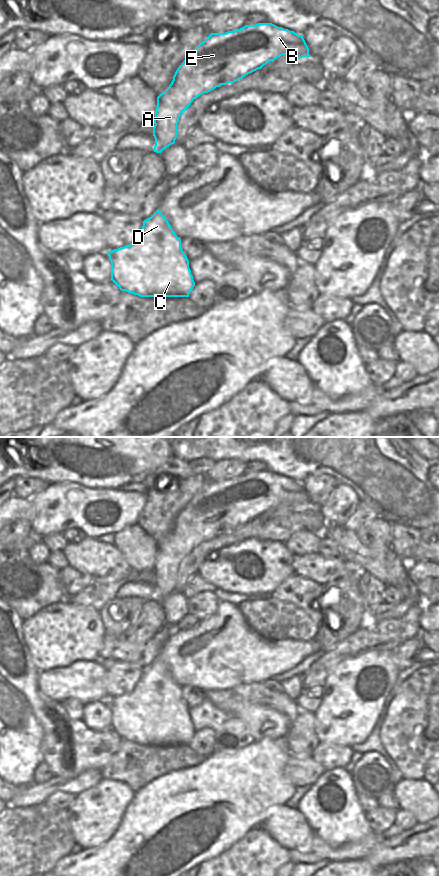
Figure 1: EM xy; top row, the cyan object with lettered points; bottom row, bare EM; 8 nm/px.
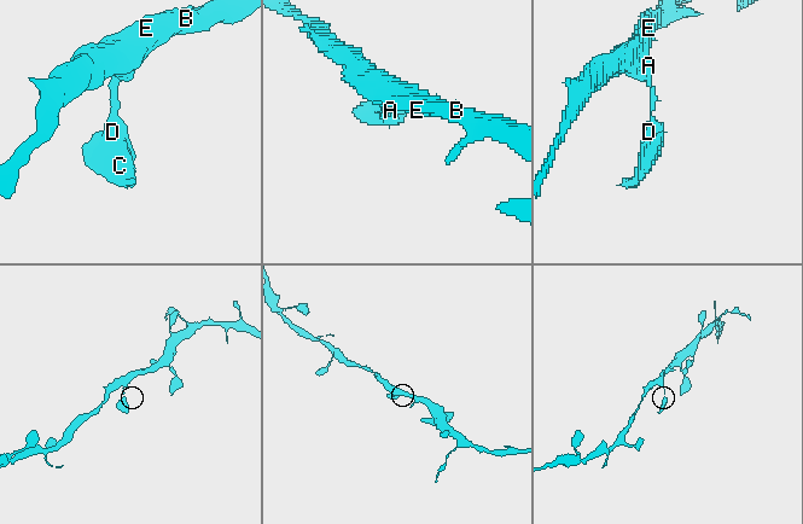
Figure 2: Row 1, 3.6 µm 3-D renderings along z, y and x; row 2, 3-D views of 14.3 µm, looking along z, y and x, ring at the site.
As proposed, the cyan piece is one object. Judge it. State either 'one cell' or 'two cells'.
one cell

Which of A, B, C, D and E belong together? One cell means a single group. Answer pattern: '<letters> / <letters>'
A B C D E

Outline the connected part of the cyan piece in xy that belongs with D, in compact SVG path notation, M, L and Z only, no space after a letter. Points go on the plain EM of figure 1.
M159 657L143 669L139 682L130 693L107 699L106 702L111 710L111 728L121 739L140 745L189 745L195 734L189 708L181 696L181 687Z

